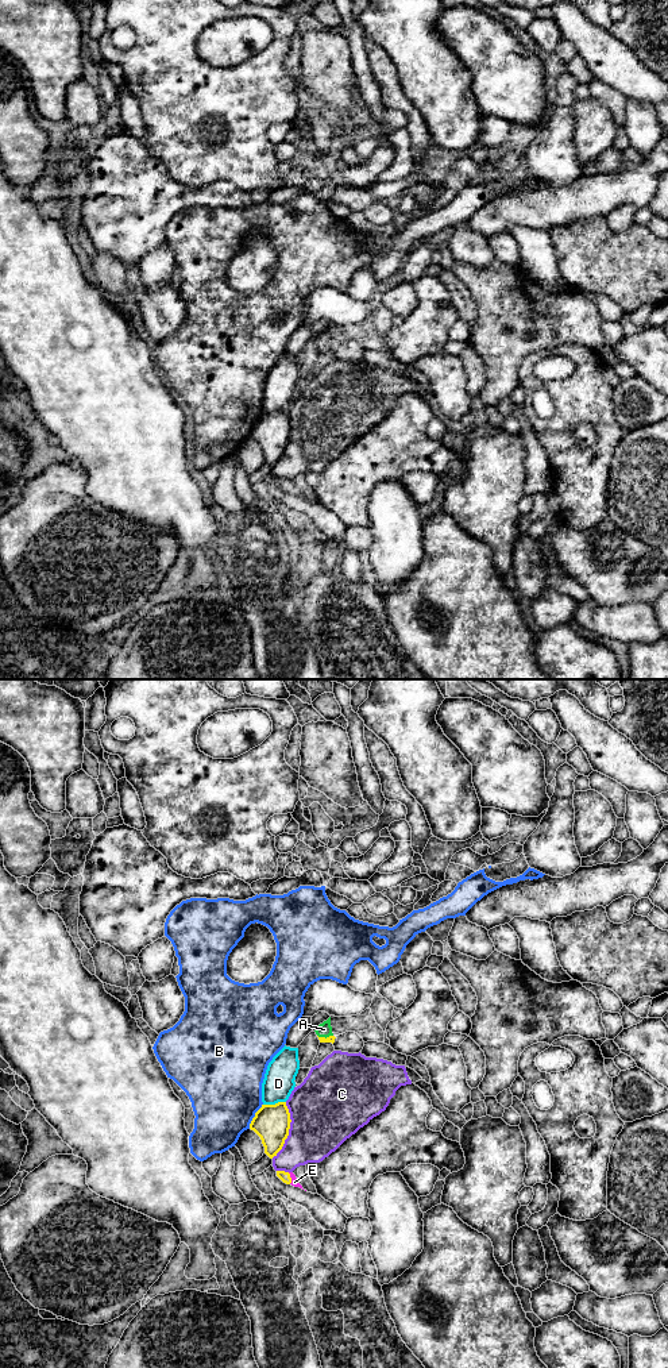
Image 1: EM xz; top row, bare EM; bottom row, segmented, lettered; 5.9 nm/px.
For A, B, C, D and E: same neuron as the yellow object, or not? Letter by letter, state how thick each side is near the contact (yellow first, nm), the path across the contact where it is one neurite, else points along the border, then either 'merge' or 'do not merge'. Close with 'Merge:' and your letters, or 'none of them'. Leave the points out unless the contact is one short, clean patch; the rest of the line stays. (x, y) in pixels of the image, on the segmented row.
A: 50 nm thick on the yellow side, 90 nm on the other; runs through xz (331, 1039), (324, 1037), (324, 1029); merge
B: 220 nm thick on the yellow side, 440 nm on the other; do not merge
C: 220 nm thick on the yellow side, 420 nm on the other; do not merge
D: 220 nm thick on the yellow side, 190 nm on the other; do not merge
E: 60 nm thick on the yellow side, 40 nm on the other; merge
Merge: A, E

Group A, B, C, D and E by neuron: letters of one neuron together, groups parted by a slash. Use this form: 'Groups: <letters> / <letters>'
Groups: A E / B / C / D

